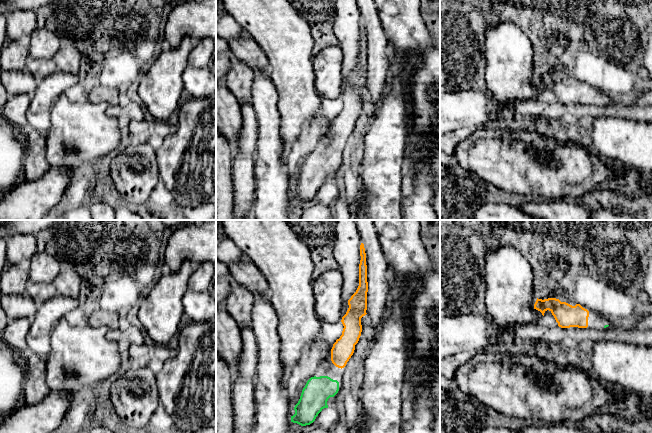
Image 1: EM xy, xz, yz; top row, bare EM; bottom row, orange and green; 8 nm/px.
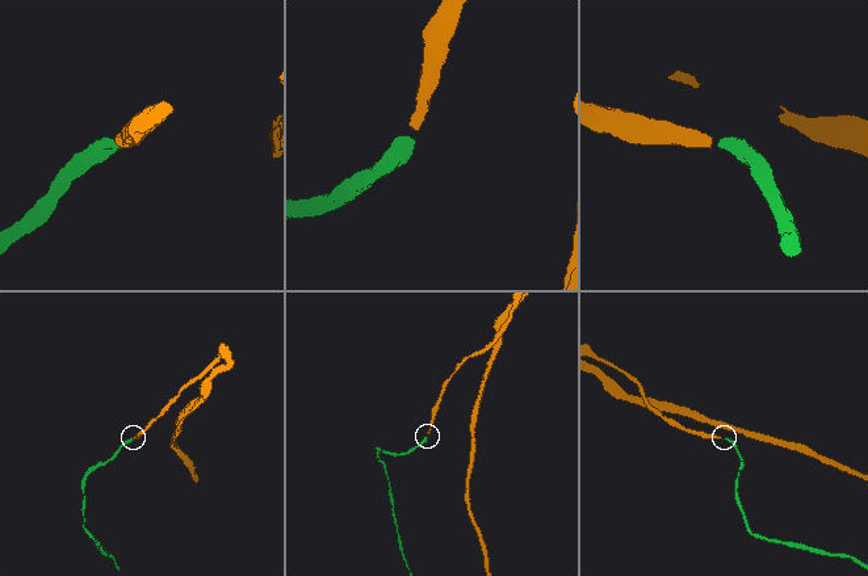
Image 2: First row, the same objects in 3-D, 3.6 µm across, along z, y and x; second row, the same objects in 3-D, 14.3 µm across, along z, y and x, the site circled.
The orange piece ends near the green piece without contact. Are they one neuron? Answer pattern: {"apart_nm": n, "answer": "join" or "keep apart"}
{"apart_nm": 100, "answer": "join"}

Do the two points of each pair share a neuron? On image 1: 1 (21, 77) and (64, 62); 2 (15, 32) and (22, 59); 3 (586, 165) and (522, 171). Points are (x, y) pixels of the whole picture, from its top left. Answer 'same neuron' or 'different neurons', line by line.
1: same neuron
2: different neurons
3: same neuron

